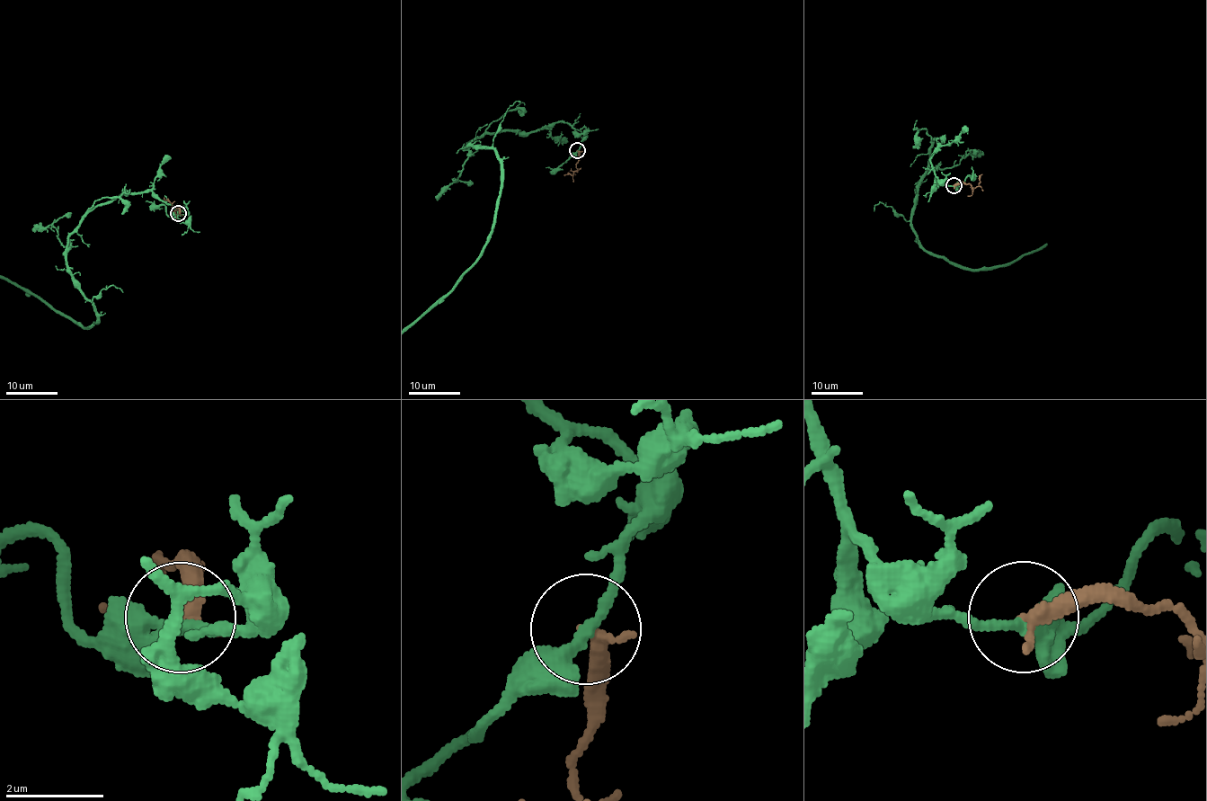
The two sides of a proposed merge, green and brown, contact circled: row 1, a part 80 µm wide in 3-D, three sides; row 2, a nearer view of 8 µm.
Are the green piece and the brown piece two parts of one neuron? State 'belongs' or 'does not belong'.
does not belong

